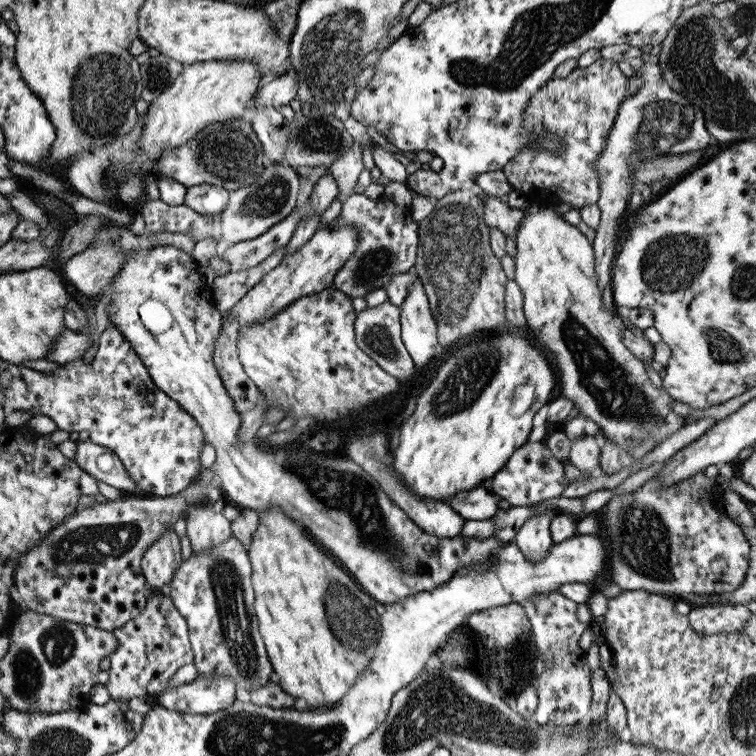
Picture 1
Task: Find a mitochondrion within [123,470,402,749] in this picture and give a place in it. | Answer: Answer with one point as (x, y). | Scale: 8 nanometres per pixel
(232, 611)

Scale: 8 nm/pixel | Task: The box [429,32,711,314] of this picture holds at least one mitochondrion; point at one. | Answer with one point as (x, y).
(667, 123)

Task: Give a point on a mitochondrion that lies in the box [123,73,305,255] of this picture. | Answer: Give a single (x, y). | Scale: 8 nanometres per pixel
(230, 155)

